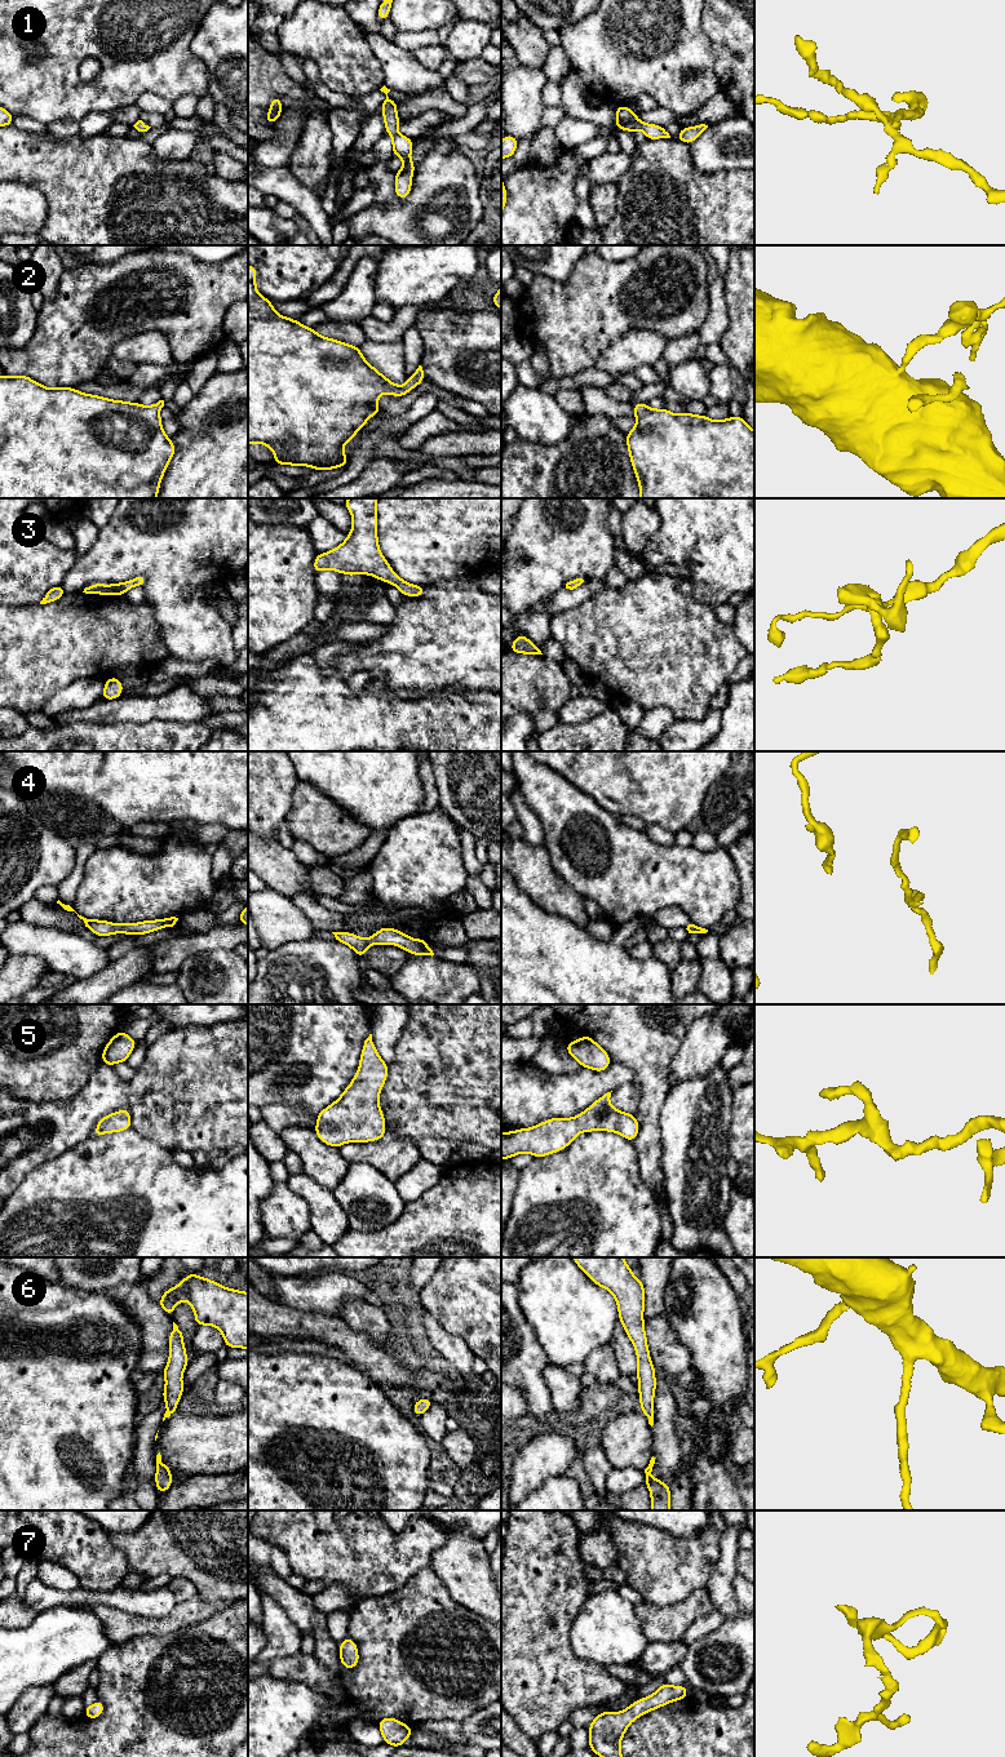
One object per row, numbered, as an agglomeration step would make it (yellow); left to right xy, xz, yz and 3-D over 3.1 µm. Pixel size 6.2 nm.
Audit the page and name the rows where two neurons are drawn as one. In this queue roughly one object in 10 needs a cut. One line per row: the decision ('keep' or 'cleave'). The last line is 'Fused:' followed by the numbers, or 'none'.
1: keep
2: keep
3: keep
4: keep
5: keep
6: keep
7: keep
Fused: none

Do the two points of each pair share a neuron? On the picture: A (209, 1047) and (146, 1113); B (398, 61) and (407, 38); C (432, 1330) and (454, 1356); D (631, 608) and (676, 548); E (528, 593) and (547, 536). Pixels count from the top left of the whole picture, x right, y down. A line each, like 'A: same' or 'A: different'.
A: same
B: different
C: same
D: different
E: same

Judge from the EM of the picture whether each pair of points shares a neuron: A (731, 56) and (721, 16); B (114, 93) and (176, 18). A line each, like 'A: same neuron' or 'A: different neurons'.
A: same neuron
B: same neuron

